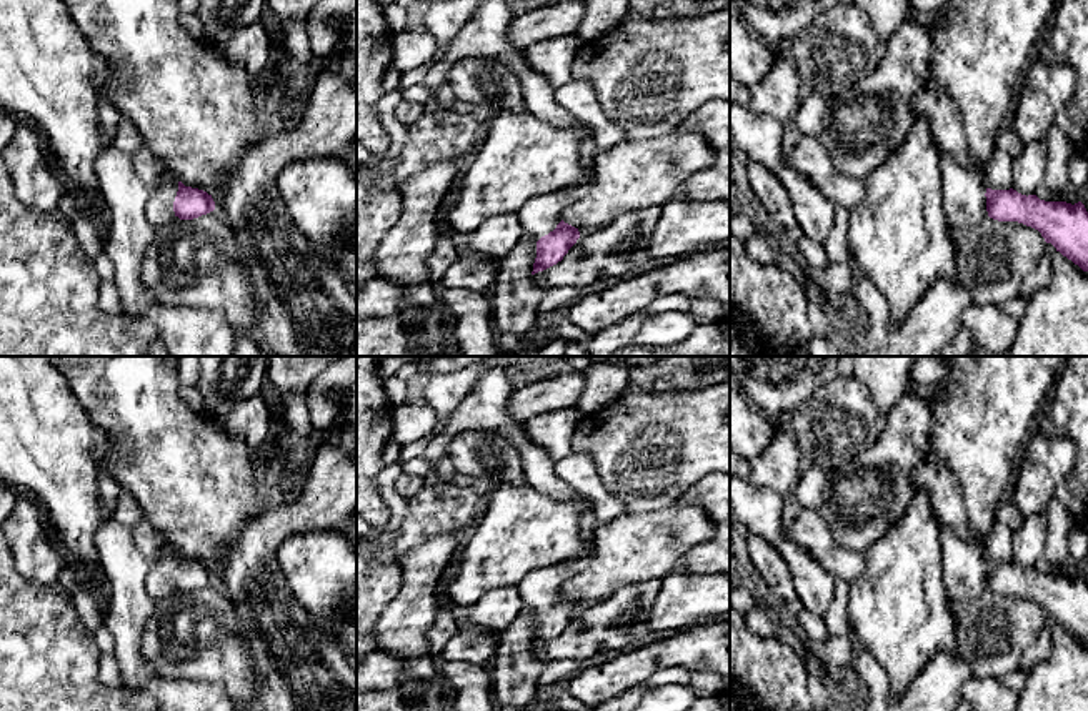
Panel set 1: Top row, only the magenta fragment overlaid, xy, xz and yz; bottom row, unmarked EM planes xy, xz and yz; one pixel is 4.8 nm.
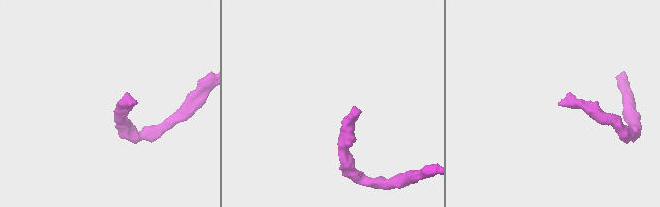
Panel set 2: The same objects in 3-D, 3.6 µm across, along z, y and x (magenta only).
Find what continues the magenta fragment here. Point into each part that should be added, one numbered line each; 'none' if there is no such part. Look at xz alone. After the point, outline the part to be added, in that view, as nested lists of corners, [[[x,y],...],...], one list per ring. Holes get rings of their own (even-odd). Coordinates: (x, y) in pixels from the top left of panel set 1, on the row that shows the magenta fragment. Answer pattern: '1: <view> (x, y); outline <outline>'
1: xz (485, 34); outline [[[482,0],[468,22],[458,30],[448,43],[443,63],[452,68],[467,55],[483,55],[503,62],[520,80],[527,112],[548,122],[553,127],[576,127],[583,132],[580,160],[590,172],[585,185],[568,186],[553,193],[543,193],[523,203],[517,211],[523,235],[542,238],[553,231],[561,220],[563,211],[576,200],[586,196],[595,183],[593,165],[596,157],[595,133],[578,117],[571,115],[555,100],[550,82],[530,68],[523,50],[508,38],[508,30],[517,8],[507,0]]]

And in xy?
1: xy (162, 193); outline [[[167,170],[150,185],[147,200],[147,220],[157,228],[175,220],[173,201],[178,191],[178,178]]]

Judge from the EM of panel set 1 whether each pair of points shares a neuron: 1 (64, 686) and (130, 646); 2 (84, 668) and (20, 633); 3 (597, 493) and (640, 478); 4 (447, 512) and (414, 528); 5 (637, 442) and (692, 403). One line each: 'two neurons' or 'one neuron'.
1: two neurons
2: one neuron
3: two neurons
4: one neuron
5: one neuron

